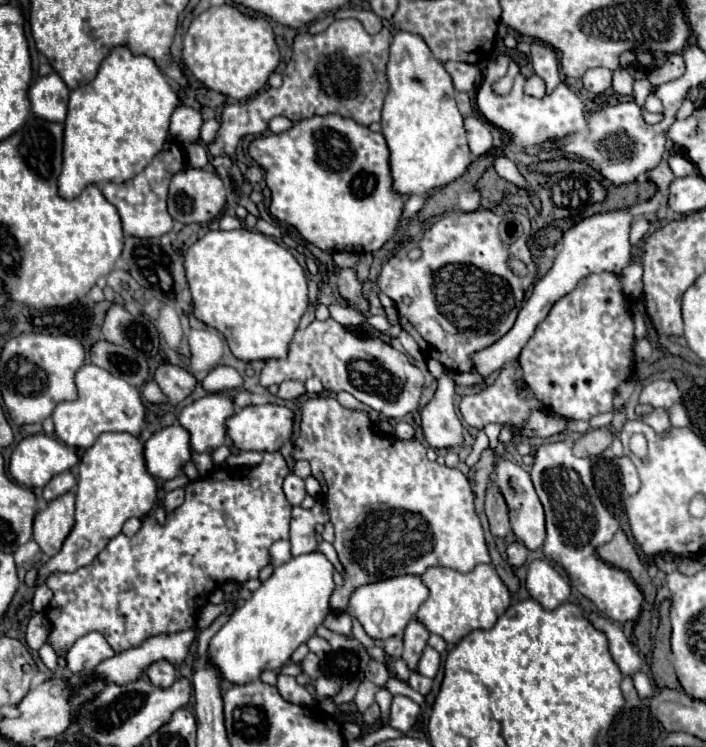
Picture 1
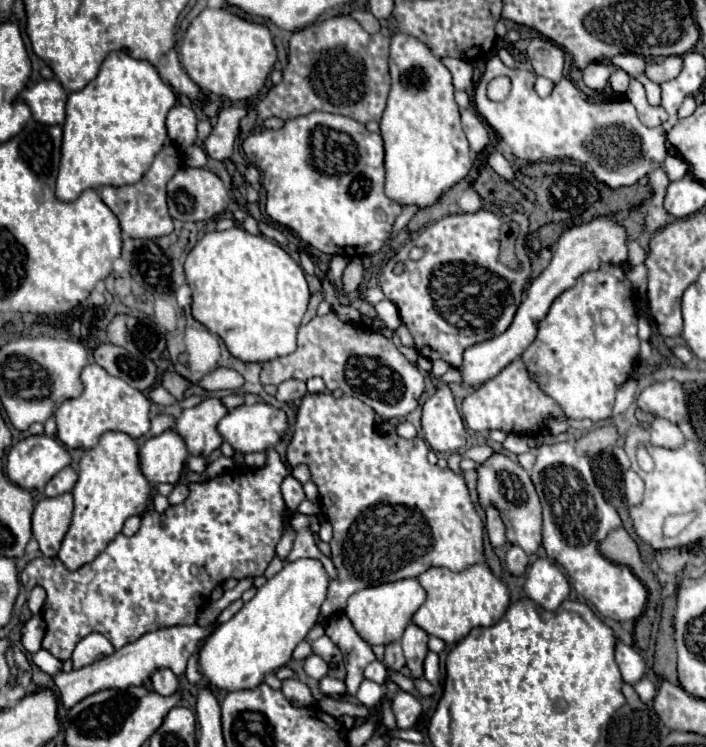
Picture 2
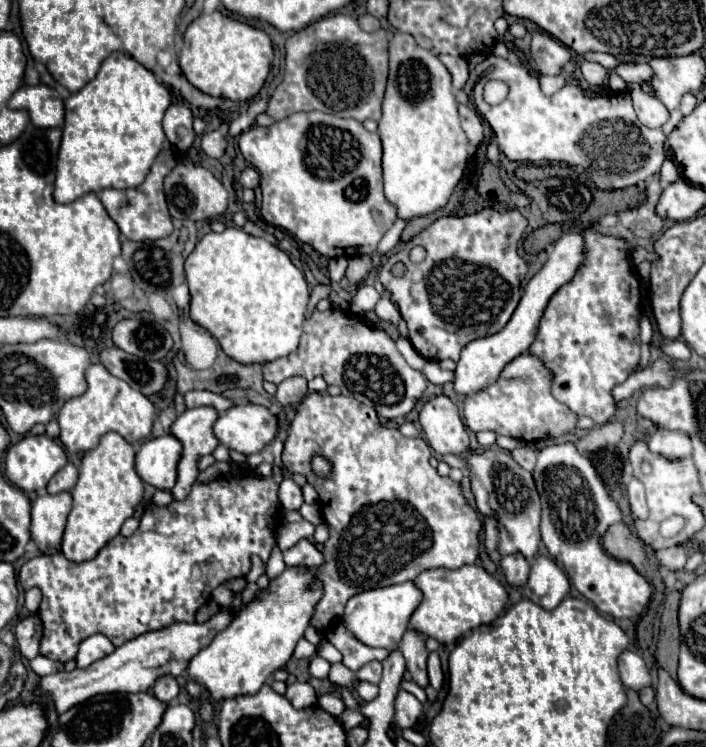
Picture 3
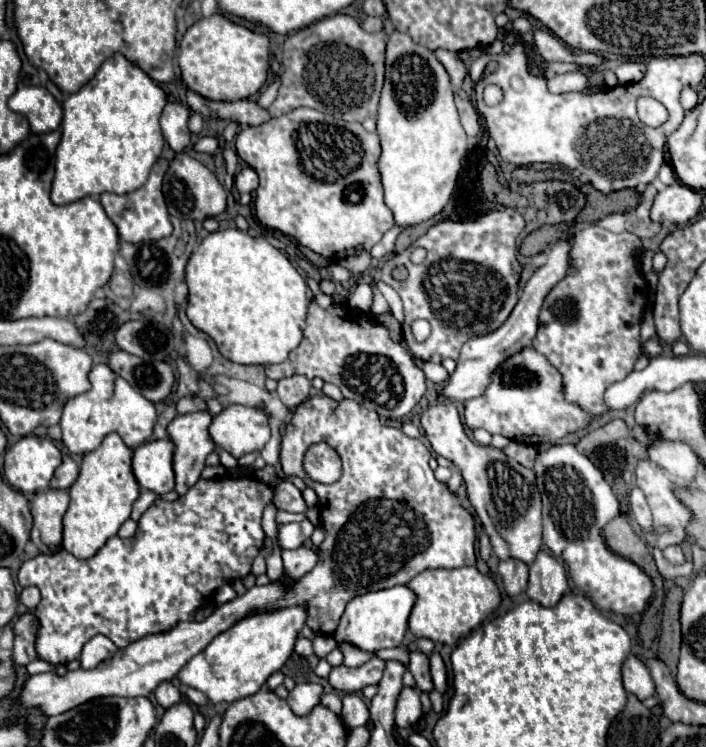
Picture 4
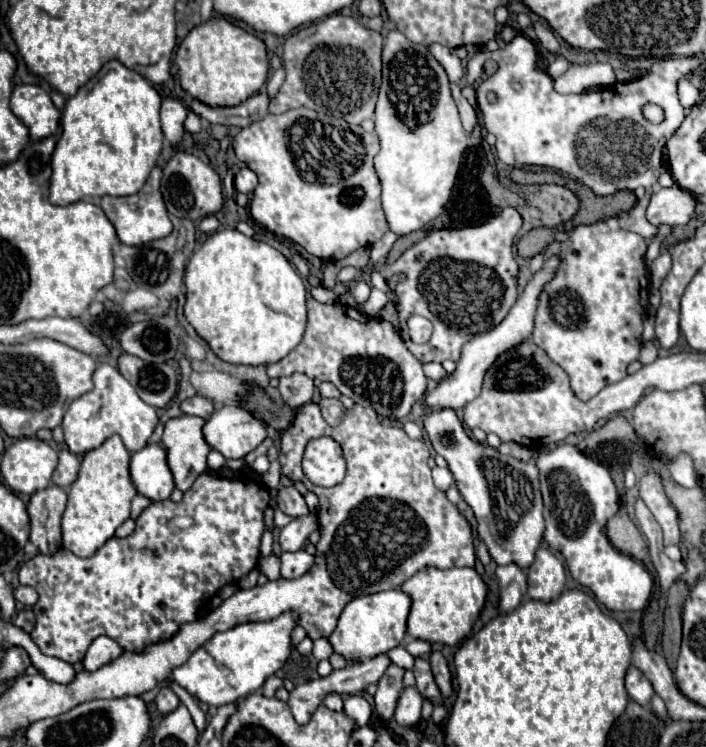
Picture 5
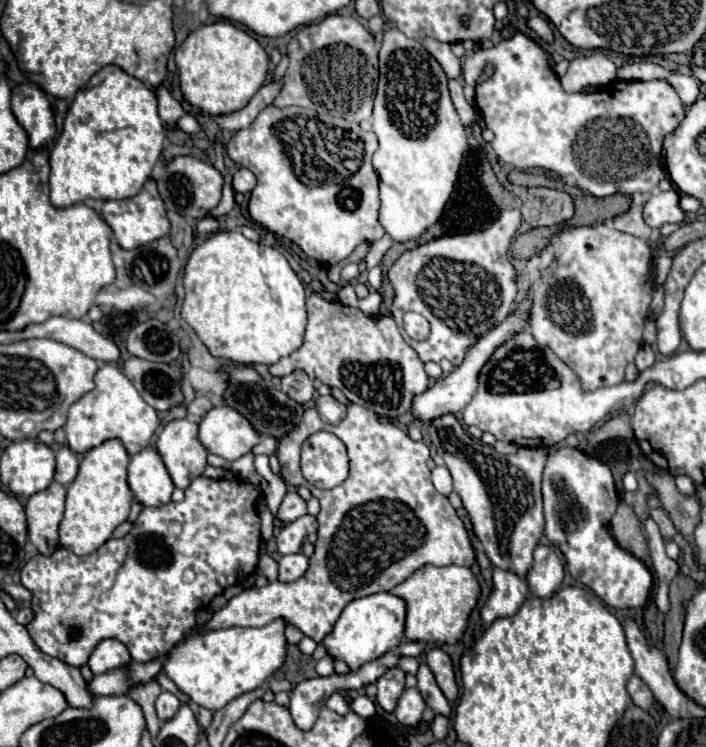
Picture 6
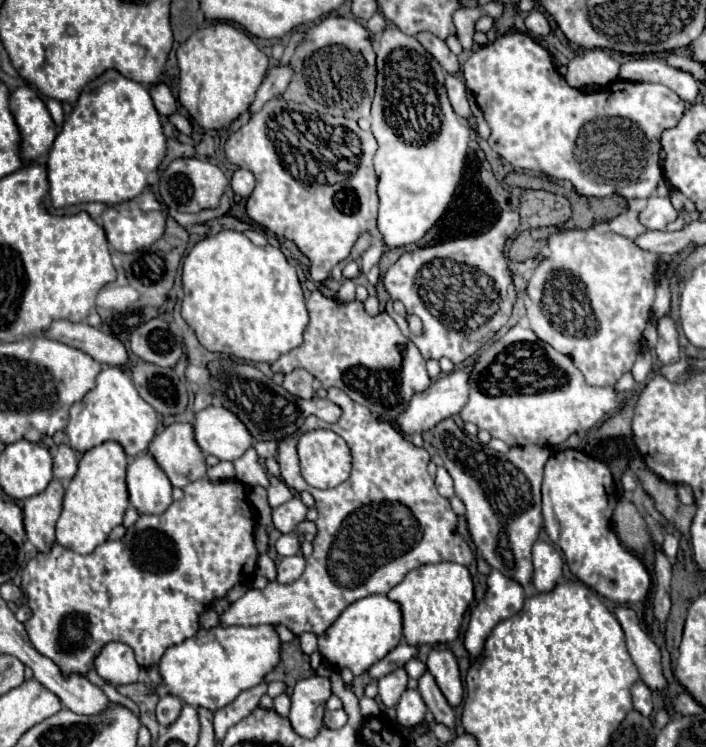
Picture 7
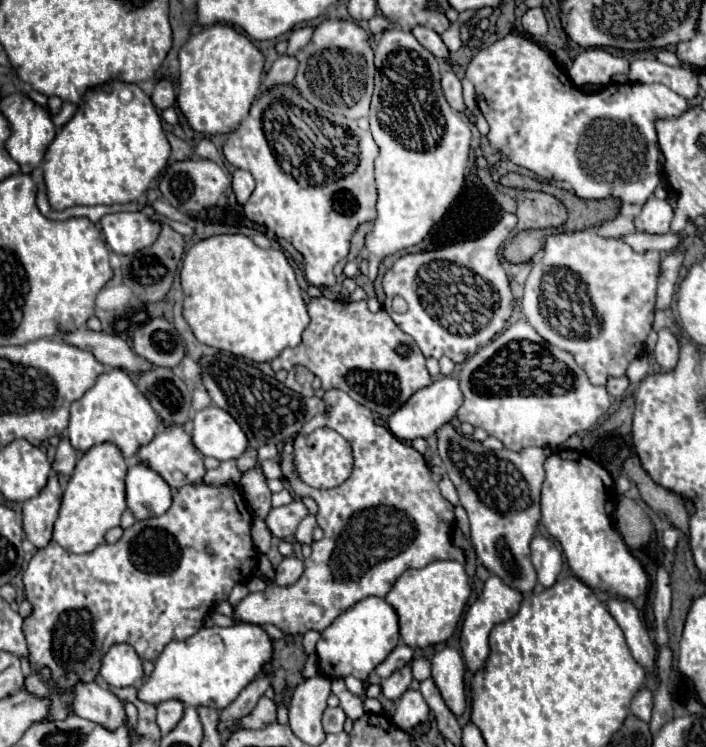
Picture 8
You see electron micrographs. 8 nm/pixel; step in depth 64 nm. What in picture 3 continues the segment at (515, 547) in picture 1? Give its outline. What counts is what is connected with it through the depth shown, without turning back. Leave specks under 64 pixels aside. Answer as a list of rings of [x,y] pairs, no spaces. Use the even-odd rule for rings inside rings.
[[[520,554],[504,556],[500,566],[502,566],[502,572],[504,572],[506,582],[510,586],[522,588],[526,584],[526,580],[528,580],[528,568],[530,566],[528,566],[528,560],[524,560],[524,556],[520,556]]]

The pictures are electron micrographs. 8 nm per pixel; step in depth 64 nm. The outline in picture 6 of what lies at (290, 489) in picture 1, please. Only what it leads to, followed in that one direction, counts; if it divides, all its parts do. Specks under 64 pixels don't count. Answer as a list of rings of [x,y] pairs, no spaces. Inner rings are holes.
[[[288,490],[286,498],[282,500],[282,504],[278,508],[278,514],[276,514],[278,520],[282,520],[284,524],[290,524],[304,514],[306,514],[306,502],[298,496],[296,490]]]

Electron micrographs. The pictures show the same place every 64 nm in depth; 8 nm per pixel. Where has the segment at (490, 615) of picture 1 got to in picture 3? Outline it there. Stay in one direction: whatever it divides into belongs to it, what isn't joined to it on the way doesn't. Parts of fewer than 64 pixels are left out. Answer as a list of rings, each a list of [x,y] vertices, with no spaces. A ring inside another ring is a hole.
[[[478,564],[462,566],[458,570],[426,570],[414,578],[414,584],[422,592],[422,602],[410,618],[410,628],[438,640],[440,644],[454,644],[470,630],[490,624],[508,600],[502,584]]]

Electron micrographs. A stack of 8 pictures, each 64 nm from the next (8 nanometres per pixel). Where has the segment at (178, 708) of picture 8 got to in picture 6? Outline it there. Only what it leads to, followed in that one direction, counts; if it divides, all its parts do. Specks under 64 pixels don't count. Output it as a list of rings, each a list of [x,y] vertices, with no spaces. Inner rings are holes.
[[[162,692],[156,700],[156,712],[162,722],[170,720],[178,712],[178,708],[180,708],[180,700],[170,692]]]

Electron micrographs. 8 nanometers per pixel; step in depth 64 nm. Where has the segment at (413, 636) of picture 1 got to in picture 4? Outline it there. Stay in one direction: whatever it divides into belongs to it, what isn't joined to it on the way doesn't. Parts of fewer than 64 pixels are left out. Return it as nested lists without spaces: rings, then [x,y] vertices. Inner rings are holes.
[[[410,652],[410,666],[408,670],[412,672],[416,680],[416,688],[422,692],[432,692],[434,684],[430,678],[430,668],[428,668],[428,656],[422,652]]]

